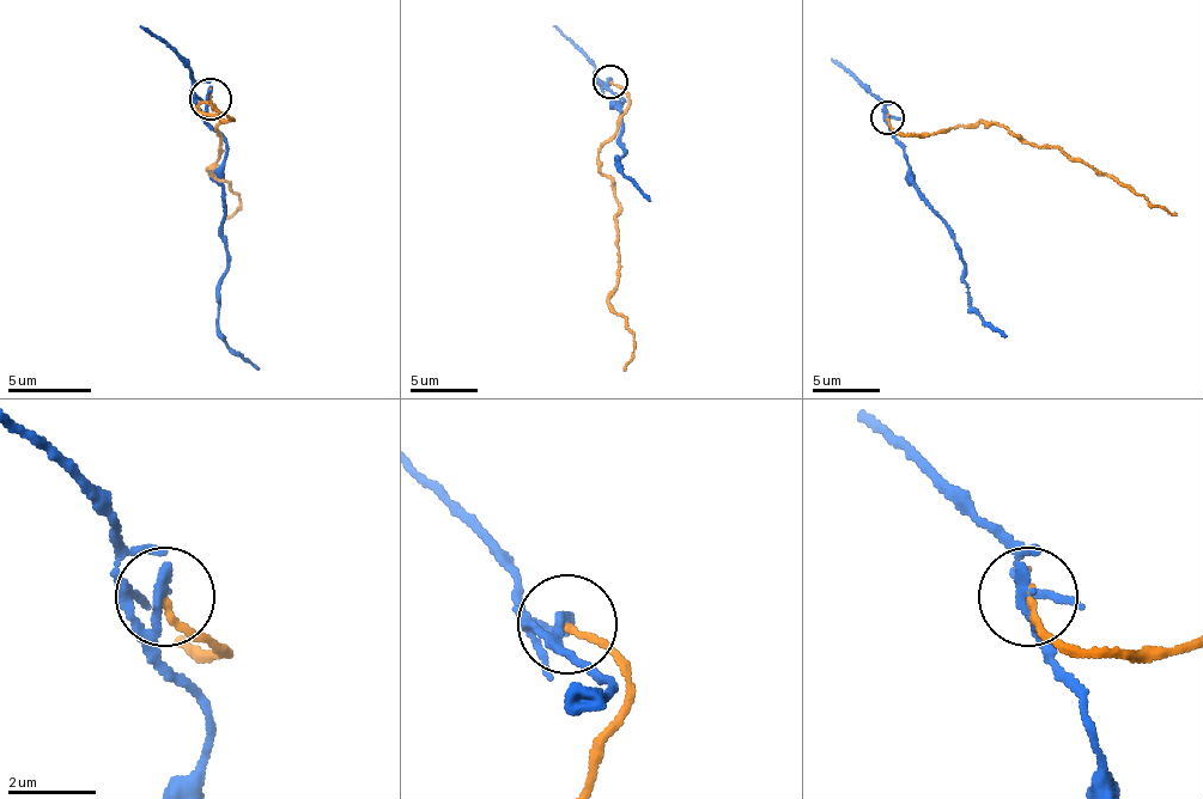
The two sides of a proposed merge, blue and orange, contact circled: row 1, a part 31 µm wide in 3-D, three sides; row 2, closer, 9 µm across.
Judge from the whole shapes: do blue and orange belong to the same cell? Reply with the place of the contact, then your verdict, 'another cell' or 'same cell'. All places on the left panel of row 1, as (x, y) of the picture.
at (210, 98); another cell

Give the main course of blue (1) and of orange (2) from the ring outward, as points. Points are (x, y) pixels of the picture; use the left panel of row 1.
1: (211, 97), (207, 122), (228, 147), (223, 197), (228, 251), (219, 285), (219, 330), (261, 367)
2: (211, 97), (231, 119), (194, 110), (211, 105), (219, 130), (219, 156), (207, 168), (240, 197), (228, 218)

